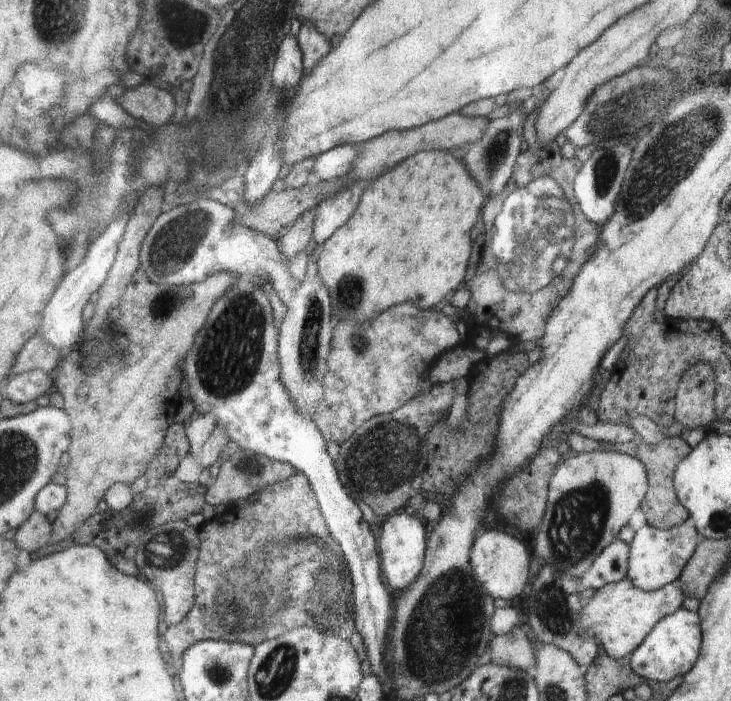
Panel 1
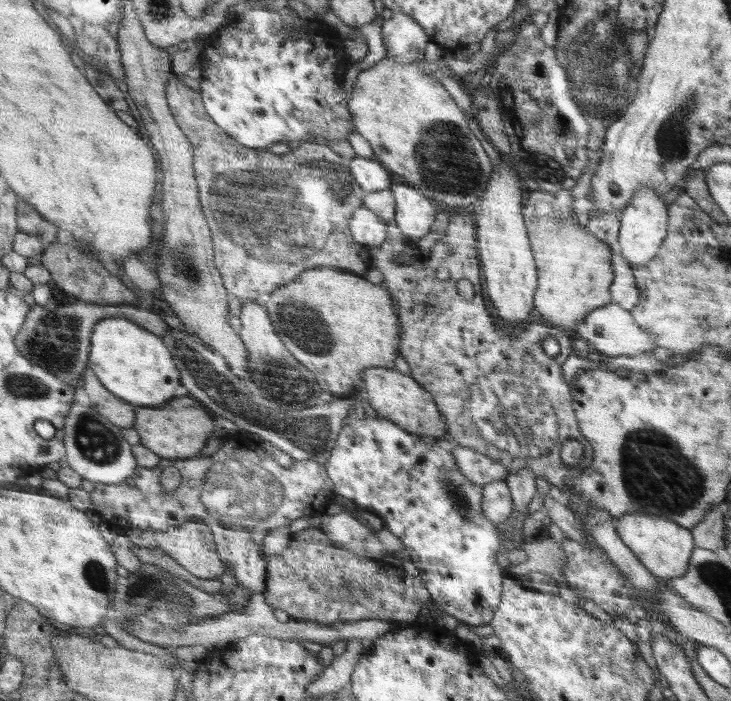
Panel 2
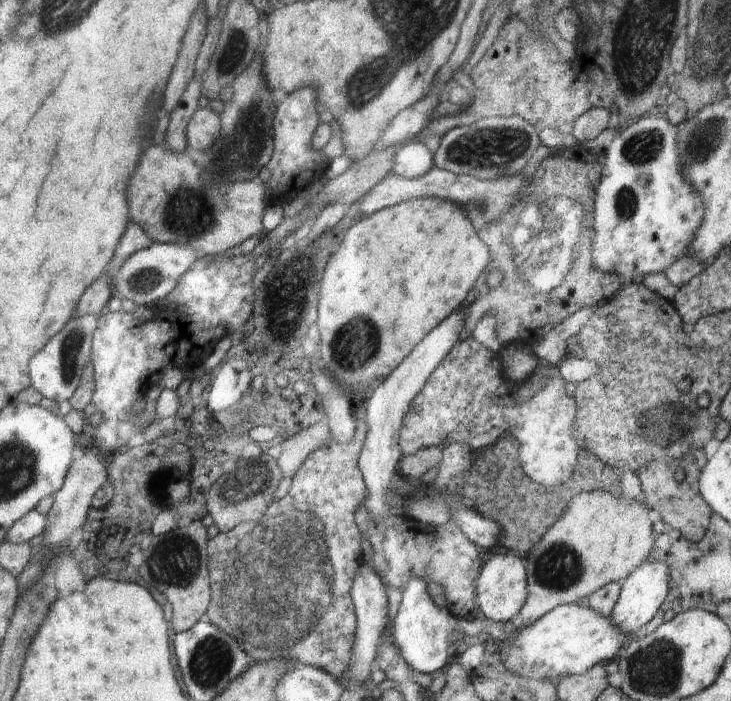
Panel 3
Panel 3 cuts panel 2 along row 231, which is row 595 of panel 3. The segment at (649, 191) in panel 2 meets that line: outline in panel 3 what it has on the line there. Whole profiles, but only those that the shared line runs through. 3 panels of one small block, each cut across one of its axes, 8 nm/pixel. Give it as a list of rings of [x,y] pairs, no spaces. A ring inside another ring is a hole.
[[[664,562],[642,563],[630,576],[621,581],[618,602],[614,605],[610,618],[626,636],[638,634],[640,626],[646,626],[656,613],[662,609],[670,592],[670,571]]]

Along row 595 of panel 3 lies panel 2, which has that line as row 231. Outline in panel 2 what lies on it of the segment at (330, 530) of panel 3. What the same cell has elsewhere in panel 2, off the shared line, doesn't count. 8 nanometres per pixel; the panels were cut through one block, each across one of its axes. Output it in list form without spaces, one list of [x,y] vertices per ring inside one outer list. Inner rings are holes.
[[[176,74],[168,81],[166,99],[180,130],[187,135],[192,146],[196,146],[195,178],[200,178],[200,202],[204,202],[204,214],[212,234],[215,234],[216,266],[223,274],[230,296],[237,296],[242,304],[263,303],[266,294],[292,282],[304,270],[326,267],[363,276],[373,266],[370,263],[371,248],[356,242],[349,228],[352,215],[362,206],[366,192],[351,173],[348,159],[334,154],[331,147],[322,142],[298,141],[284,154],[275,152],[272,147],[253,149],[242,146],[207,113],[200,94],[186,87]]]

